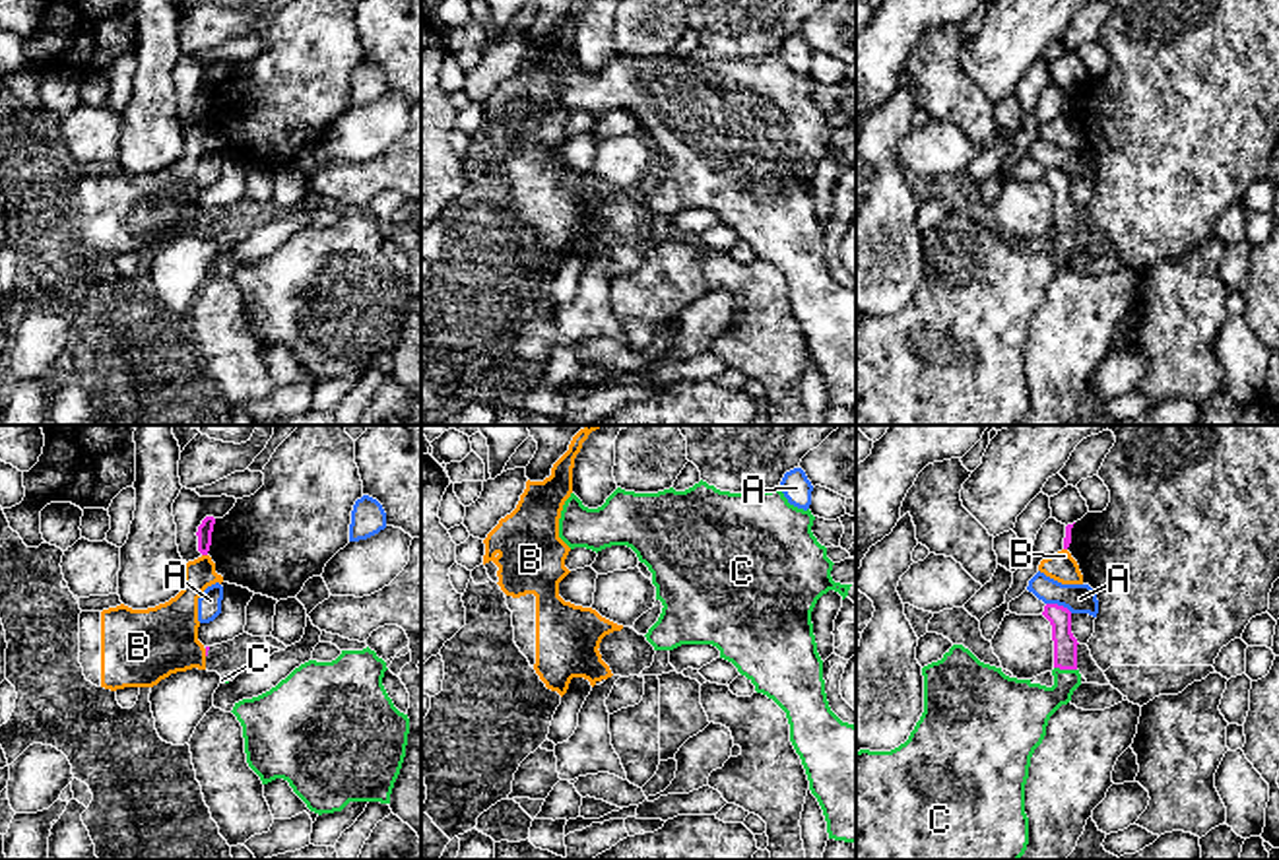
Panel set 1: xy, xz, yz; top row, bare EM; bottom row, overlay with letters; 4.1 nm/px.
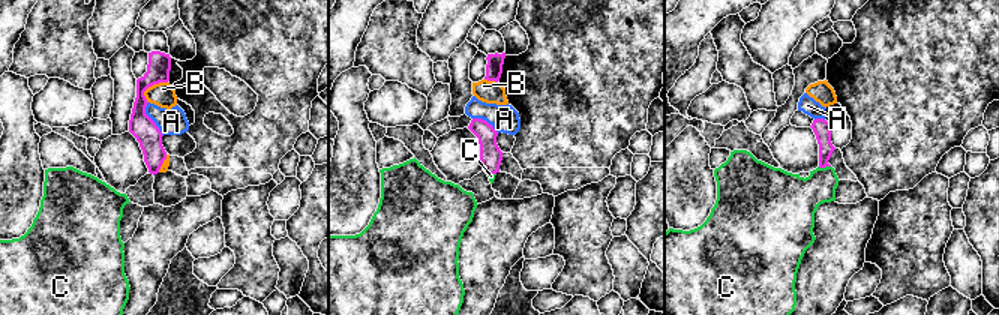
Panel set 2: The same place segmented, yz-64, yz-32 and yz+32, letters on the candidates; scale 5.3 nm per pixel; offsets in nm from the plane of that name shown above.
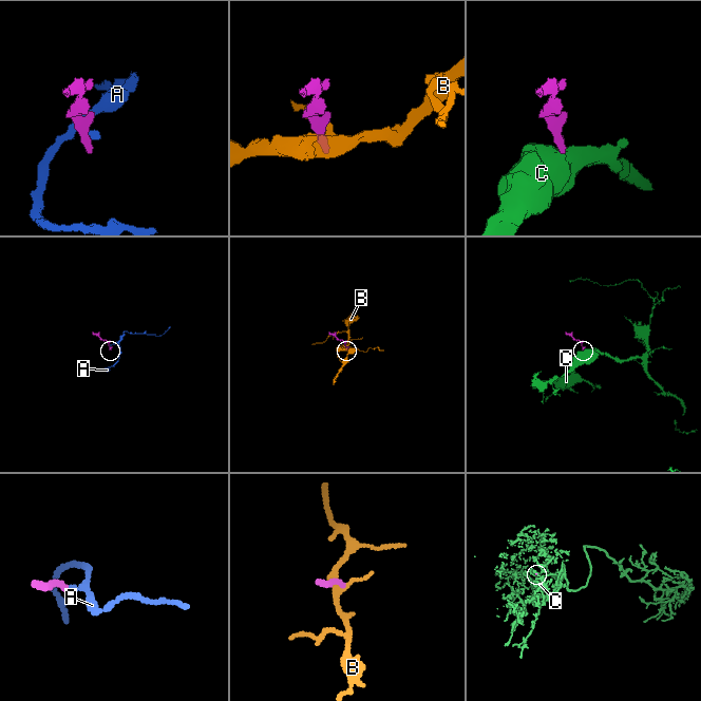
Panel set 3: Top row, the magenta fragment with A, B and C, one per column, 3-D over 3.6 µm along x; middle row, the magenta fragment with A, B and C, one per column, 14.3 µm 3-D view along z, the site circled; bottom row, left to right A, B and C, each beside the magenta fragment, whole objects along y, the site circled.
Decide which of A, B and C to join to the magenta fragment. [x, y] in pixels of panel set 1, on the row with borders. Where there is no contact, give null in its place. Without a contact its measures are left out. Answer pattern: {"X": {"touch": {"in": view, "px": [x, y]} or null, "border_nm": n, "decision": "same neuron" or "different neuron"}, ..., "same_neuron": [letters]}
{"A": {"touch": {"in": "yz", "px": [1060, 606]}, "border_nm": 120, "decision": "different neuron"}, "B": {"touch": {"in": "xy", "px": [204, 554]}, "border_nm": 30, "decision": "different neuron"}, "C": {"touch": {"in": "yz", "px": [1066, 668]}, "border_nm": 100, "decision": "same neuron"}, "same_neuron": ["C"]}

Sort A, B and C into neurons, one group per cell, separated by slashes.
A / B / C

